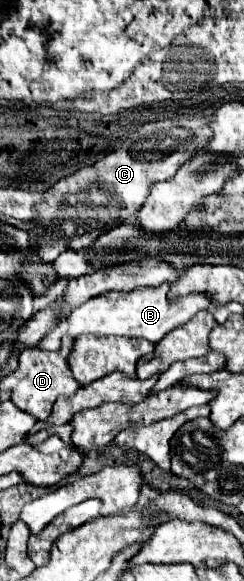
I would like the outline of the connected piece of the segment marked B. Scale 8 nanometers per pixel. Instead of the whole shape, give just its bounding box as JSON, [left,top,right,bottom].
[39,284,211,350]

